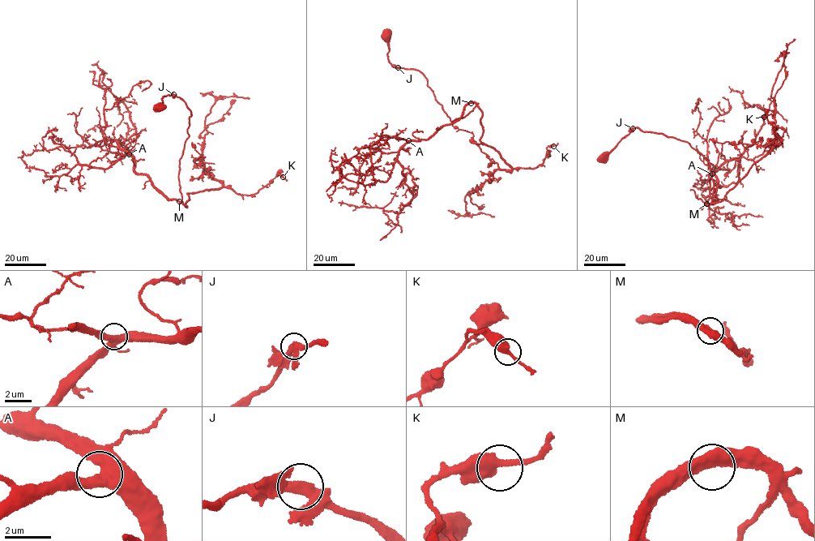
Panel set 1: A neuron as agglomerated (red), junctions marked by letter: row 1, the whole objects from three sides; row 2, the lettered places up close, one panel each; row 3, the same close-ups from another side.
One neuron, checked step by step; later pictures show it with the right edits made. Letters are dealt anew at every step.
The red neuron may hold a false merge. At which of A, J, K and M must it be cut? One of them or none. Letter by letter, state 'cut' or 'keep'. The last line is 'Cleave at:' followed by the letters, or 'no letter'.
A: keep
J: keep
K: keep
M: keep
Cleave at: no letter

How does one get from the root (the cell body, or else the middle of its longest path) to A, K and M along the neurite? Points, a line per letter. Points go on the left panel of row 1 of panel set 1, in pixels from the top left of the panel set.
A: (160, 107), (163, 97), (171, 95), (183, 100), (190, 113), (179, 163), (183, 203), (136, 172), (129, 154)
K: (160, 107), (171, 95), (190, 113), (178, 174), (186, 207), (189, 193), (254, 195), (283, 177)
M: (160, 107), (163, 96), (176, 96), (185, 102), (191, 115), (180, 161), (183, 203), (179, 201)

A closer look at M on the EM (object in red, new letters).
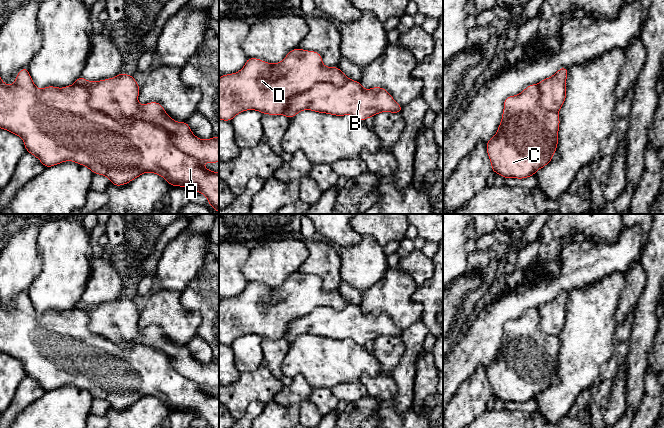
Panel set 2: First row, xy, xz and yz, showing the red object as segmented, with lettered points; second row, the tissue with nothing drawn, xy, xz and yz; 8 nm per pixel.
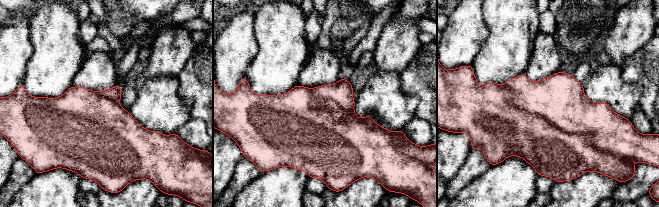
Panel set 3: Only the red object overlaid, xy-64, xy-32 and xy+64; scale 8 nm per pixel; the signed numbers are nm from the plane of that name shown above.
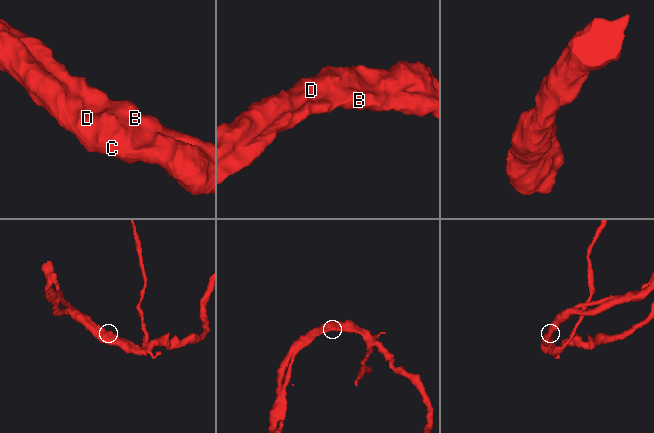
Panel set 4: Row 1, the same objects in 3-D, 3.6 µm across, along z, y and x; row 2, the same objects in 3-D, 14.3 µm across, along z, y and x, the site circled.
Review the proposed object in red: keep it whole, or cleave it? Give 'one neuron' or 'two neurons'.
one neuron

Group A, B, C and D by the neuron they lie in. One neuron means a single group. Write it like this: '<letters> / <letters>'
A B C D

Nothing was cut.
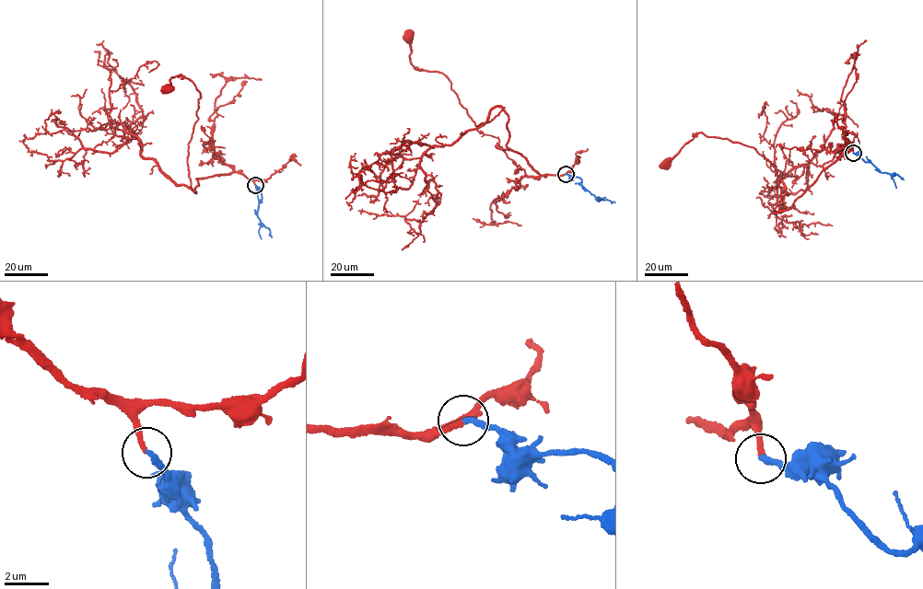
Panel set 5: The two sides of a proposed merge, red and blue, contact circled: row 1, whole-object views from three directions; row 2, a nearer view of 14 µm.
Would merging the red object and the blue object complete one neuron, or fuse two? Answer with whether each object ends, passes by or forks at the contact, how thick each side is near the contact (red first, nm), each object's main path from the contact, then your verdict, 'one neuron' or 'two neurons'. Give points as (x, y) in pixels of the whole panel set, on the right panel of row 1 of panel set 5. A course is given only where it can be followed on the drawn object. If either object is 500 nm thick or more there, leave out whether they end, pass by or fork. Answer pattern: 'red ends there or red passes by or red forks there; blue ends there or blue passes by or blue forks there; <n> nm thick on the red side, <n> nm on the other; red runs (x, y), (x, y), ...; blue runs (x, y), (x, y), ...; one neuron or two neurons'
red ends there; blue ends there; 220 nm thick on the red side, 260 nm on the other; red runs (853, 153), (843, 152), (791, 207), (778, 212), (776, 169), (753, 147), (697, 133), (664, 164); blue runs (853, 153), (871, 162), (882, 172), (896, 174), (904, 179); one neuron

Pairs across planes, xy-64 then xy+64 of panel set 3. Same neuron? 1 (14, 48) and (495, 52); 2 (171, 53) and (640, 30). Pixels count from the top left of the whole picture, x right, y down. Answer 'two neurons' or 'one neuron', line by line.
1: two neurons
2: one neuron

